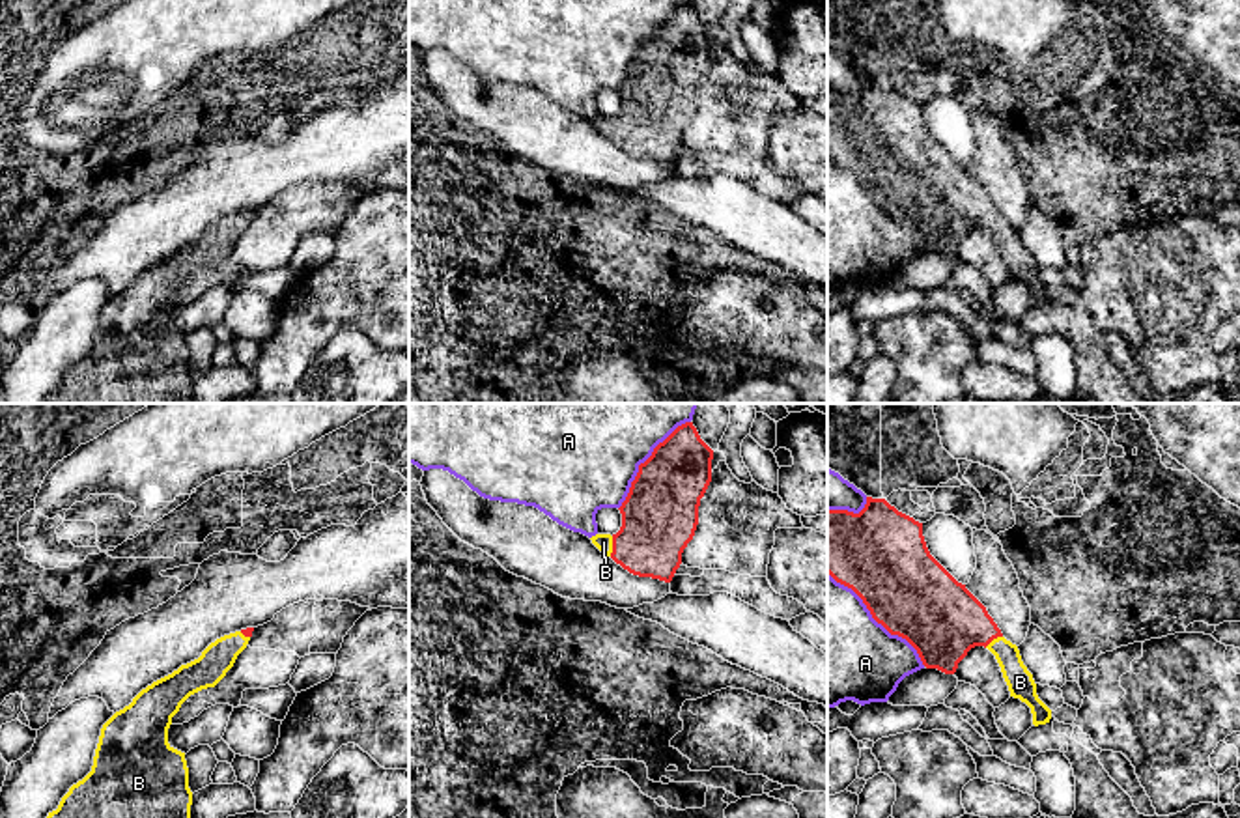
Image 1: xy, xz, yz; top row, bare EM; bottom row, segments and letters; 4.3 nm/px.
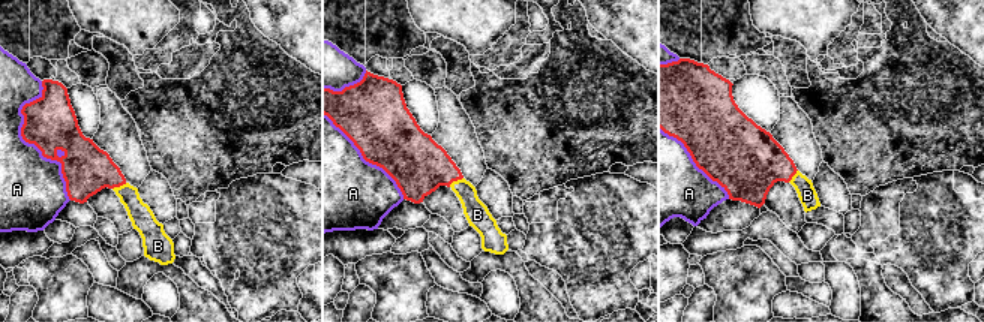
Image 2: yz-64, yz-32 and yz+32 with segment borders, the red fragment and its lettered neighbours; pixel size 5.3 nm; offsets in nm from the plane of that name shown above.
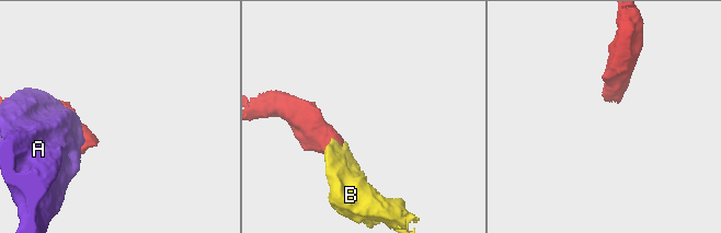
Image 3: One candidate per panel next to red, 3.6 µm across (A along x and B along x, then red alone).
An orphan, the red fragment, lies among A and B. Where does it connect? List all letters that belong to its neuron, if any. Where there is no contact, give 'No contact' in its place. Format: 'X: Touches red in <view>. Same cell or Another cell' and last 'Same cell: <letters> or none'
A: Touches red in yz. Another cell
B: Touches red in xz. Same cell
Same cell: B

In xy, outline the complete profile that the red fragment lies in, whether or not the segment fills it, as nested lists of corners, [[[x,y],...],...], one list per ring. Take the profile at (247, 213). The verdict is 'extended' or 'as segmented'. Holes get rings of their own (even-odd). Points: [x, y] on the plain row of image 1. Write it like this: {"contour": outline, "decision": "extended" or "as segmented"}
{"contour": [[[254,209],[224,217],[198,241],[142,271],[101,310],[92,353],[45,403],[190,403],[185,334],[168,325],[172,299],[194,275],[215,269]]], "decision": "extended"}

